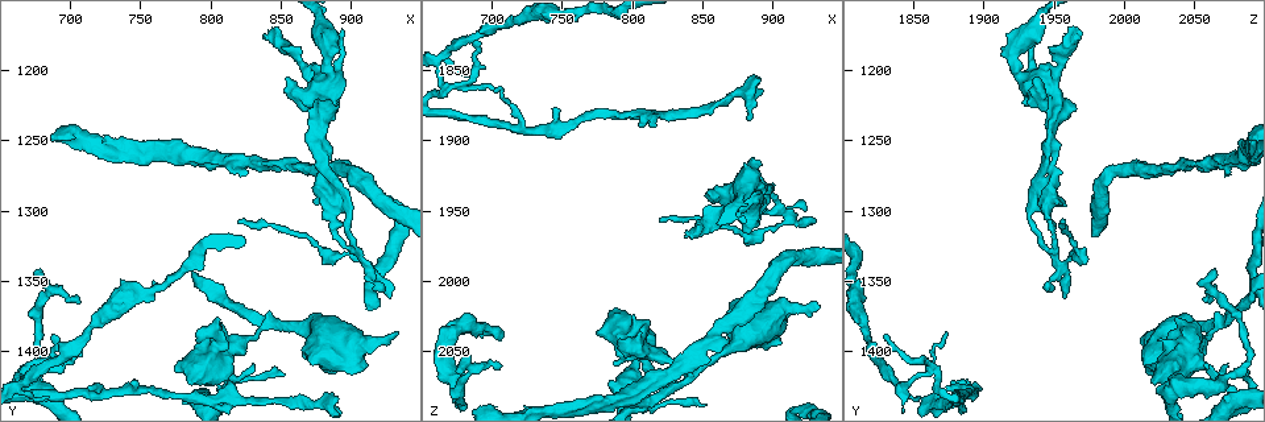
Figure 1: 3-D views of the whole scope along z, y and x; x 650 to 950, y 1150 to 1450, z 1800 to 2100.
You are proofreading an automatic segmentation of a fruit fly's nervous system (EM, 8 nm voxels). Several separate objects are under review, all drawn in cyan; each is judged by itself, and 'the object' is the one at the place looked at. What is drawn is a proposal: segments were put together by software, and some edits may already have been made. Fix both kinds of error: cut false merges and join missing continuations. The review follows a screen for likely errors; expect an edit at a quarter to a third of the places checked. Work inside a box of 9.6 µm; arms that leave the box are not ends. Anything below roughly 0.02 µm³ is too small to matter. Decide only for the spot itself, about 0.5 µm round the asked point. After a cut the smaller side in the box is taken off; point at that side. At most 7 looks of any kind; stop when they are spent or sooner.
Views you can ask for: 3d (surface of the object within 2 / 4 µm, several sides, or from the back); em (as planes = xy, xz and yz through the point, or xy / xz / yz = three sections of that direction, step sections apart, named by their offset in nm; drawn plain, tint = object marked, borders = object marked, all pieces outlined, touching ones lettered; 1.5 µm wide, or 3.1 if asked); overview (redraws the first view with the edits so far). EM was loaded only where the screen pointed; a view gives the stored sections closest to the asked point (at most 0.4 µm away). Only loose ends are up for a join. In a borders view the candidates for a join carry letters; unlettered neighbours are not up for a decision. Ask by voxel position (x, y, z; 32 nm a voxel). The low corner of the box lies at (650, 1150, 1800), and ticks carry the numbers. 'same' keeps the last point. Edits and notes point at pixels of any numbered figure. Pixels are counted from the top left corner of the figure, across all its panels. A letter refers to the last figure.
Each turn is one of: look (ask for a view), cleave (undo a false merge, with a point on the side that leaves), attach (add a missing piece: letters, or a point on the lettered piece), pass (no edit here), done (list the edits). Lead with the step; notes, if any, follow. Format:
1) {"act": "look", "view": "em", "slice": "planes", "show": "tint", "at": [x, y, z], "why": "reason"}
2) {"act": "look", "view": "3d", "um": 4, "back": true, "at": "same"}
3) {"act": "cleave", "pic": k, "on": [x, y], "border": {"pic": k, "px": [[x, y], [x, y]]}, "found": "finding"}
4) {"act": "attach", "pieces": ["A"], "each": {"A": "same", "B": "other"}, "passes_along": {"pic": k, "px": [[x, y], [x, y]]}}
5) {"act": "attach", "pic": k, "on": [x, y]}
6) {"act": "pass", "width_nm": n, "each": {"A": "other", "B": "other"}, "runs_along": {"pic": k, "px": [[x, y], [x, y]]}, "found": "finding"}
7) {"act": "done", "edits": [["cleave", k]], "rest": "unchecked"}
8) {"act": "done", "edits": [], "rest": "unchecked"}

{"act": "look", "view": "em", "slice": "planes", "show": "borders", "at": [680, 1344, 2064], "why": "thin end"}

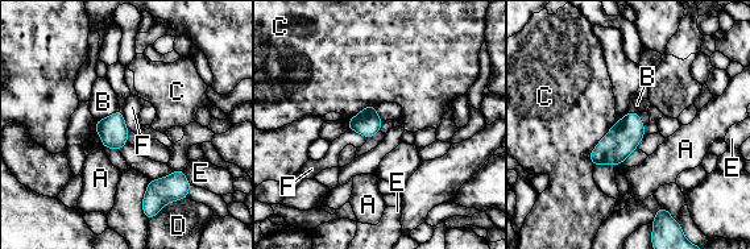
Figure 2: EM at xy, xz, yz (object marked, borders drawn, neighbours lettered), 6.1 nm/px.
{"act": "pass", "width_nm": 160, "longest_contact_nm": ["C", 300], "each": {"A": "other", "B": "other", "C": "other", "D": "other", "E": "other", "F": "other"}, "found": "none of them fits"}

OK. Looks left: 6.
{"act": "look", "view": "em", "slice": "planes", "show": "plain", "at": [842, 1382, 2064], "why": "two arms in line, one across"}

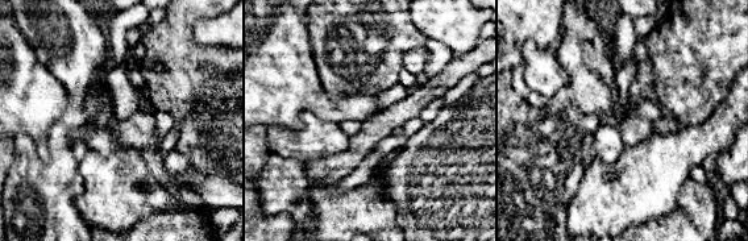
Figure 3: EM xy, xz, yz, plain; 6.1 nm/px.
{"act": "look", "view": "em", "slice": "planes", "show": "tint", "at": "same"}

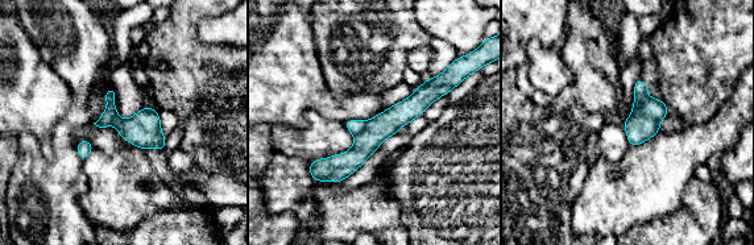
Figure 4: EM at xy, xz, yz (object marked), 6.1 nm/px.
{"act": "look", "view": "em", "slice": "planes", "show": "borders", "at": "same", "why": "what lies round it"}

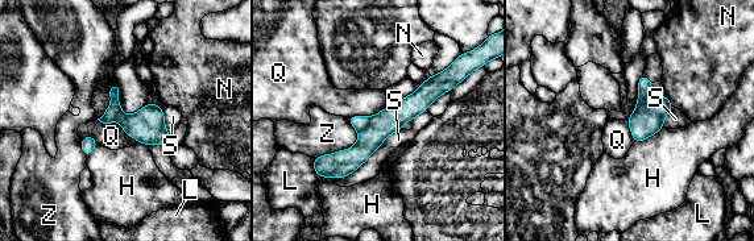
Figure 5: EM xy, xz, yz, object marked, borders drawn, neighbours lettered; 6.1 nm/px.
{"act": "cleave", "pic": 5, "on": [645, 84], "each": {"H": "other", "L": "other", "N": "other", "Q": "other", "S": "other", "Z": "other"}, "border": {"pic": 5, "px": [[651, 92], [643, 106], [634, 113]]}, "found": "a second cell is stuck on"}

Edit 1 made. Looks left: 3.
{"act": "done", "edits": [["cleave", 5]], "rest": "unchecked"}

